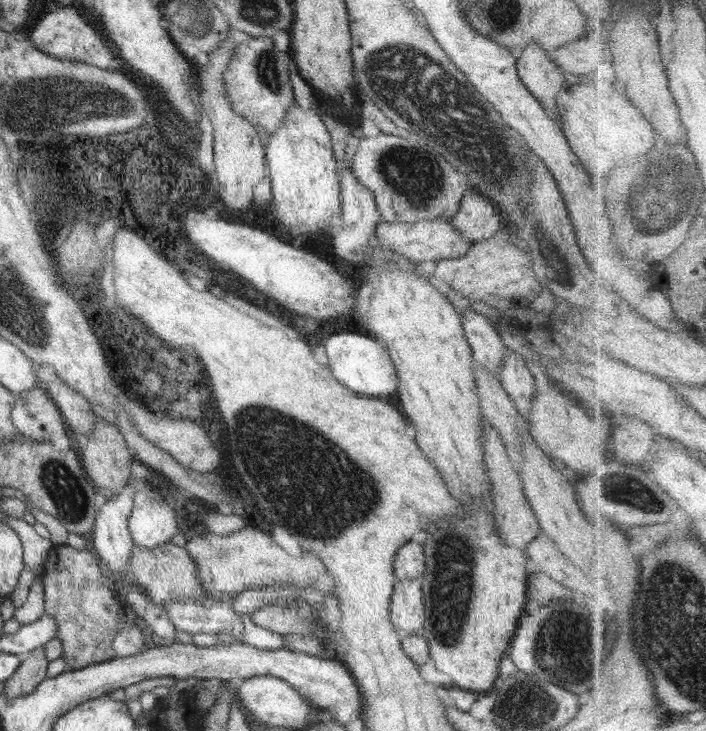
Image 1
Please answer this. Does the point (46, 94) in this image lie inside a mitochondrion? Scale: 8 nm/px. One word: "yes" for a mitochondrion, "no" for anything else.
yes

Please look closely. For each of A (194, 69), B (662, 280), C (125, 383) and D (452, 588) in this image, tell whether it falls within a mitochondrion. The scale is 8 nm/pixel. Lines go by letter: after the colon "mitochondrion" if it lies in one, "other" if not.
A: other
B: other
C: other
D: mitochondrion

